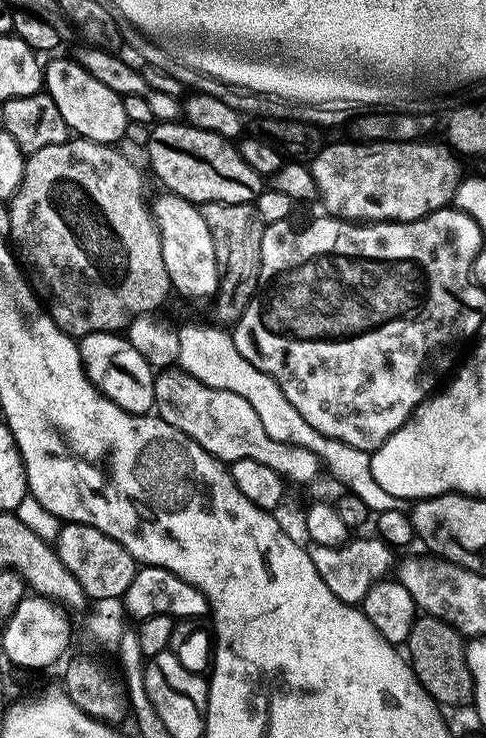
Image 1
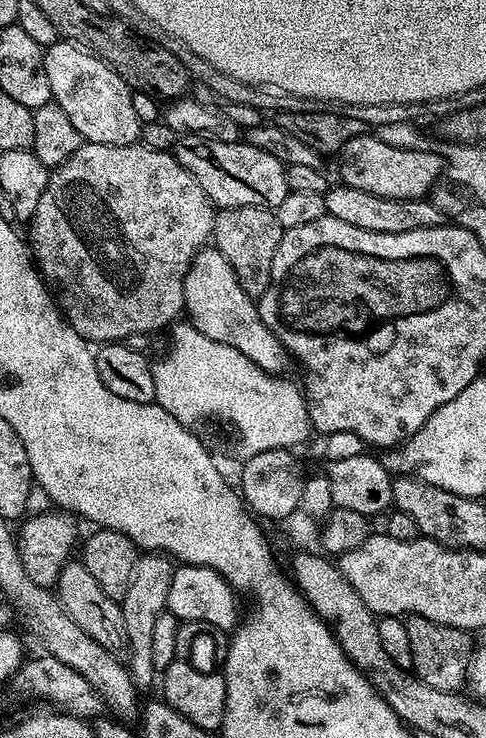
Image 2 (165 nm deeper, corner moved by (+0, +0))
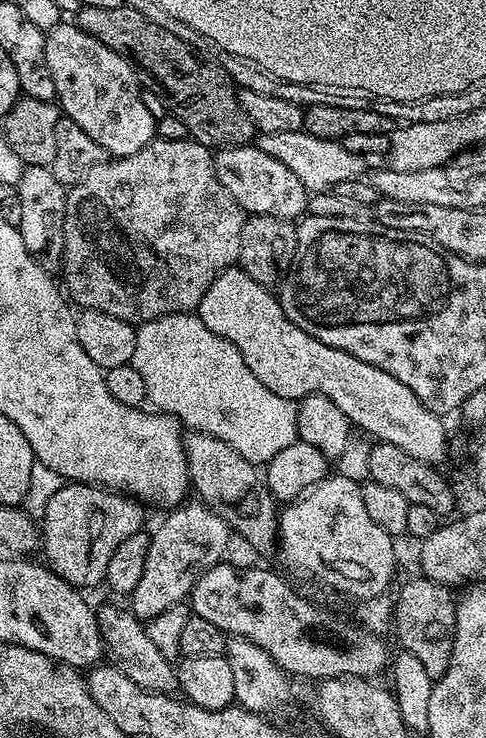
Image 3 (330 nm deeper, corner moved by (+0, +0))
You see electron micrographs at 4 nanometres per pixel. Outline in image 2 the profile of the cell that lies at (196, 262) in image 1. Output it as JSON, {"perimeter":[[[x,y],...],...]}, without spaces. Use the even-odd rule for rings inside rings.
{"perimeter":[[[215,246],[201,248],[192,259],[192,264],[184,279],[184,312],[191,324],[202,334],[206,334],[206,338],[214,338],[214,342],[226,342],[226,346],[234,346],[234,350],[238,350],[238,354],[246,354],[246,358],[250,358],[250,362],[254,362],[254,366],[258,366],[263,372],[287,373],[284,371],[287,370],[289,361],[286,359],[283,346],[272,337],[272,333],[260,320],[257,301],[248,296],[246,290],[242,290],[230,262],[226,262],[226,258],[222,258],[222,254]]]}

